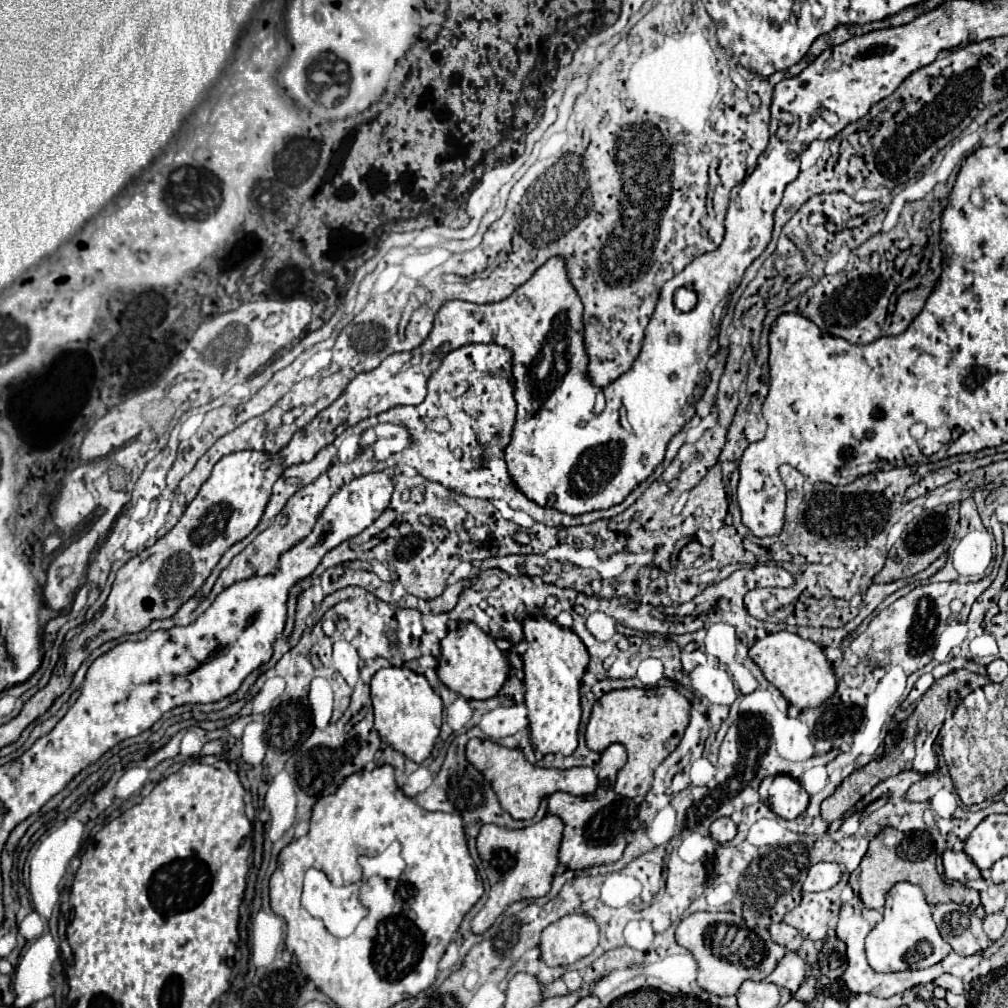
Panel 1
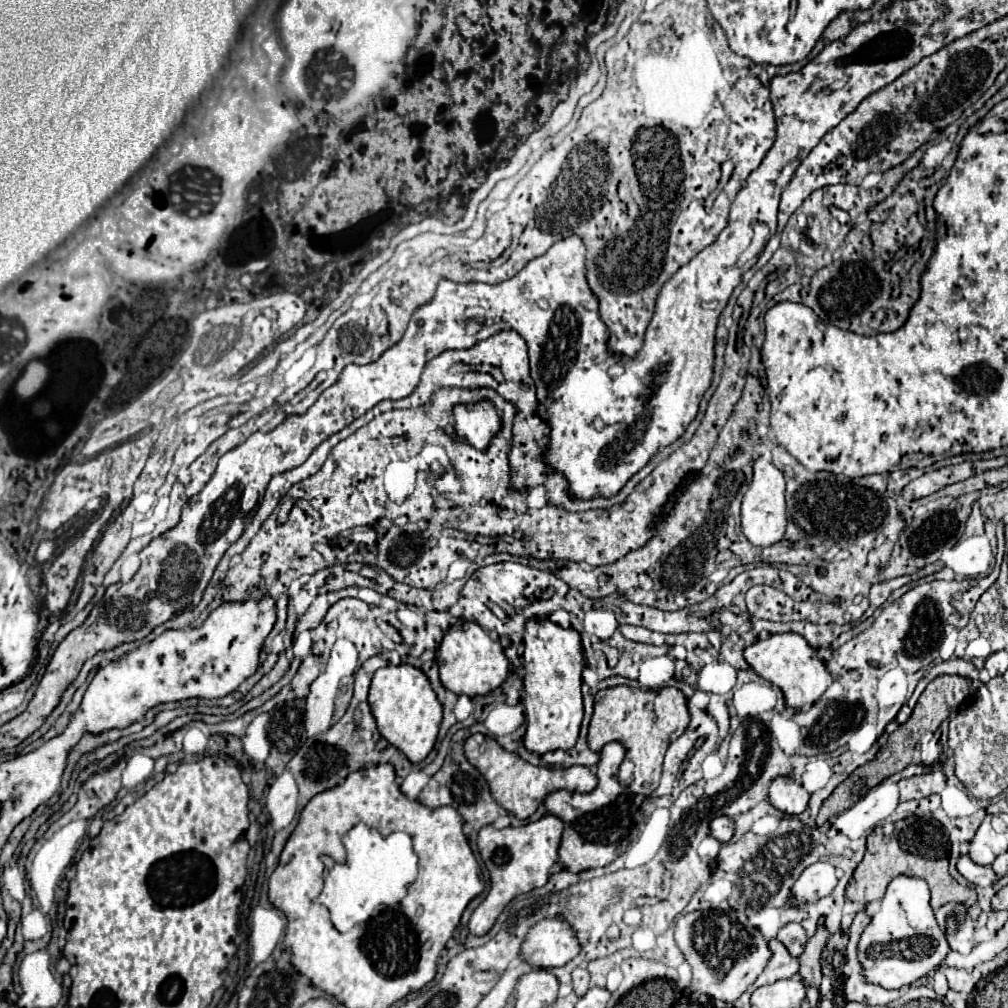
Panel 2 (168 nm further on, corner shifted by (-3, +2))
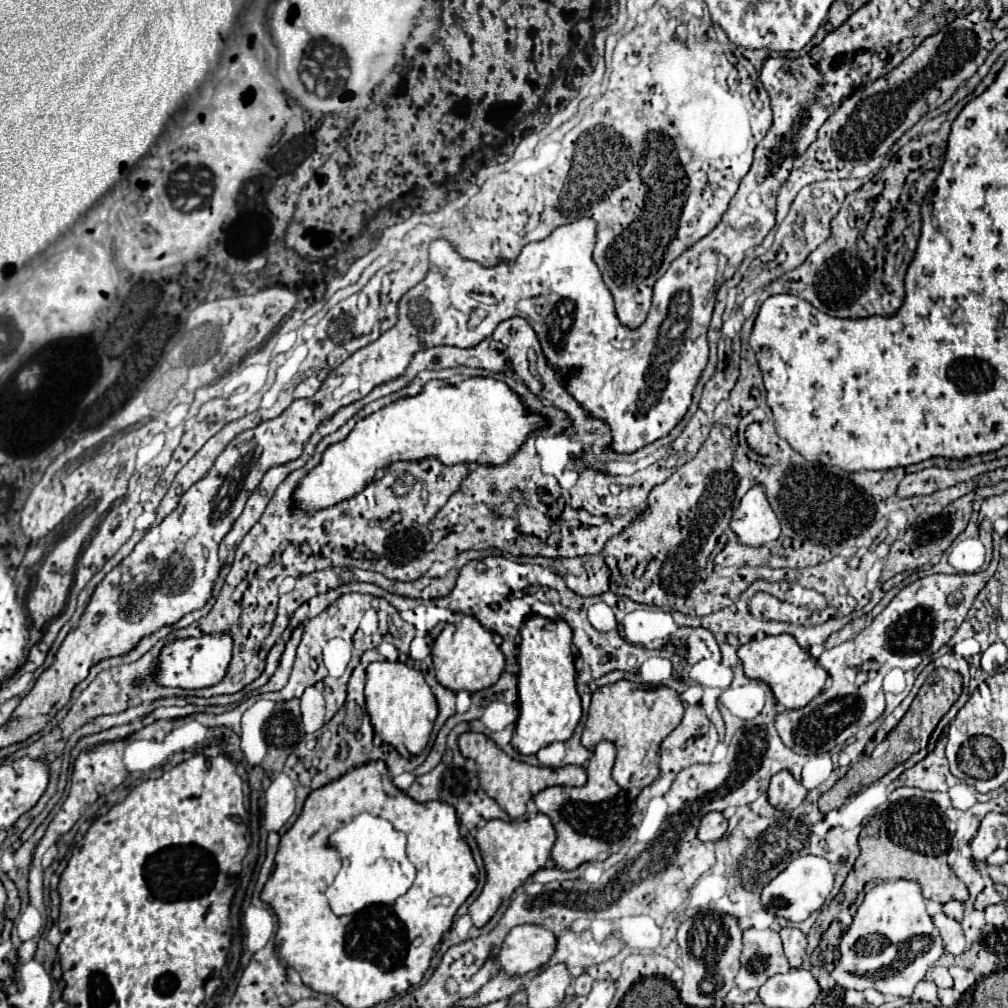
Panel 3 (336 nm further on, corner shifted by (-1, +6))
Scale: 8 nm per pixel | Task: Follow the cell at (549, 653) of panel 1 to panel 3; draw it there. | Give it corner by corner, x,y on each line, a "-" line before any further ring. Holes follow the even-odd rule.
532,615
526,619
524,627
520,629
520,651
518,651
518,721
516,721
516,735
512,737
512,745
522,755
534,755
538,749
554,743
554,741
568,741
572,737
576,725
582,716
581,699
576,693
576,667
572,655
572,629
564,619
550,621
540,615

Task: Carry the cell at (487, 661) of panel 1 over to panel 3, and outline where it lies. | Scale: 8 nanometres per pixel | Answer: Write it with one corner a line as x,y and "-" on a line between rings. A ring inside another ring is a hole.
464,615
456,623
448,623
436,637
432,647
432,659
436,669
436,679
452,691
476,693
498,681
504,671
504,655
492,641
492,633
486,631
474,617

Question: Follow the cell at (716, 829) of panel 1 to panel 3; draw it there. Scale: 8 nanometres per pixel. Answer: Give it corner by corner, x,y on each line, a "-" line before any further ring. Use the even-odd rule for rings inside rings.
712,811
700,819
696,837
700,841
718,841
726,833
726,827
728,827
728,821
722,817
722,813

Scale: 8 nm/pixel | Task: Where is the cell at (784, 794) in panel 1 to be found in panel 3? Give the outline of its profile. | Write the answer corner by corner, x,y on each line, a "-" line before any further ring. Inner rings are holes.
788,771
776,773
768,787
770,805
774,805
776,809
784,809
784,811
796,809
804,801
806,795
808,791
804,789
804,785
798,783

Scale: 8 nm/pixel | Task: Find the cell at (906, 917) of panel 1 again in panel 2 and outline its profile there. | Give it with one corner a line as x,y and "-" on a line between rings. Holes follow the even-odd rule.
906,875
892,879
880,911
872,915
872,921
864,929
858,943
858,959
862,961
866,979
886,989
900,989
932,971
948,953
950,947
946,935
938,927
930,907
926,881

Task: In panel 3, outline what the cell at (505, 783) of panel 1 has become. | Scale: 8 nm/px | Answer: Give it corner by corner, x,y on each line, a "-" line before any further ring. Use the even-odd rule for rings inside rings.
462,733
458,737
458,747
462,751
462,755
466,759
474,759
476,767
478,767
478,779
480,779
480,787
488,793
488,797
492,797
512,819
522,817
526,813
526,803
540,793
546,787
552,785
574,785
574,787
582,787
586,783
586,773
582,767
578,765
564,765
558,769
550,769
550,767
532,767
528,763
510,759
502,749
496,747
496,743
492,739
488,739
482,733

